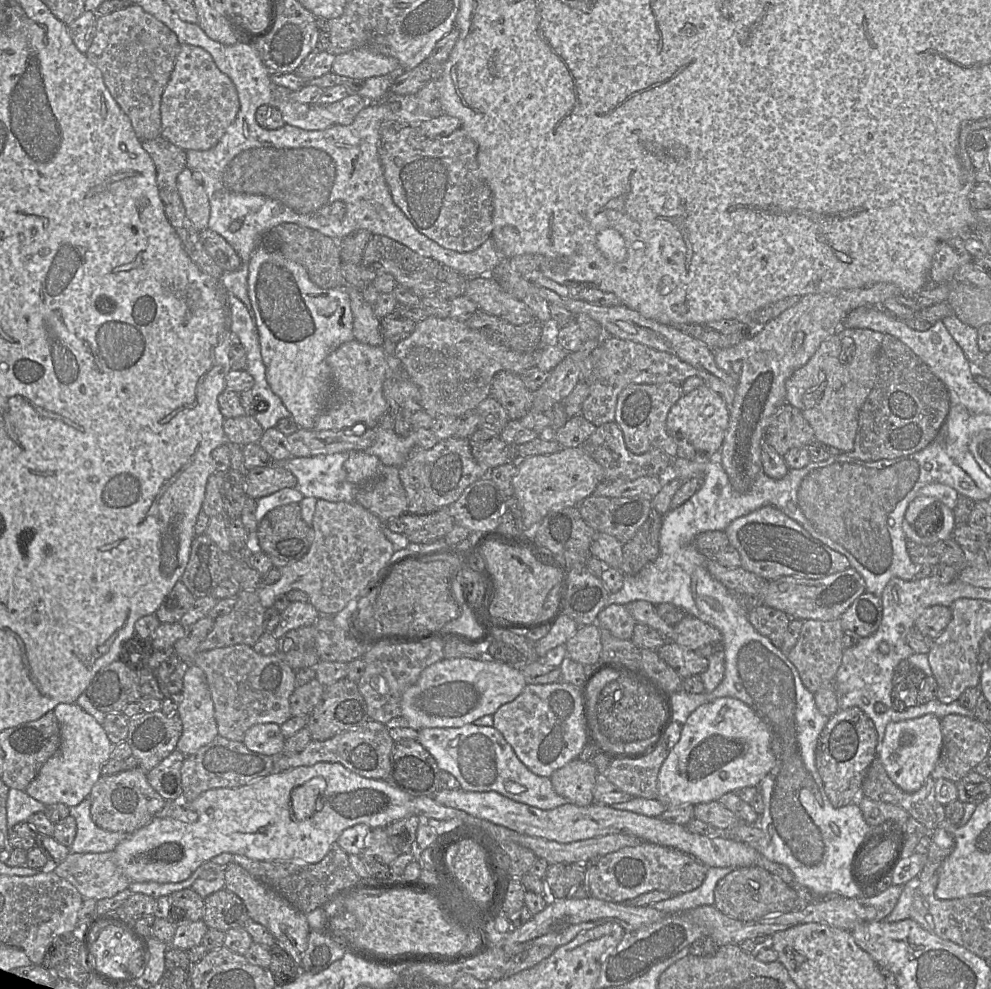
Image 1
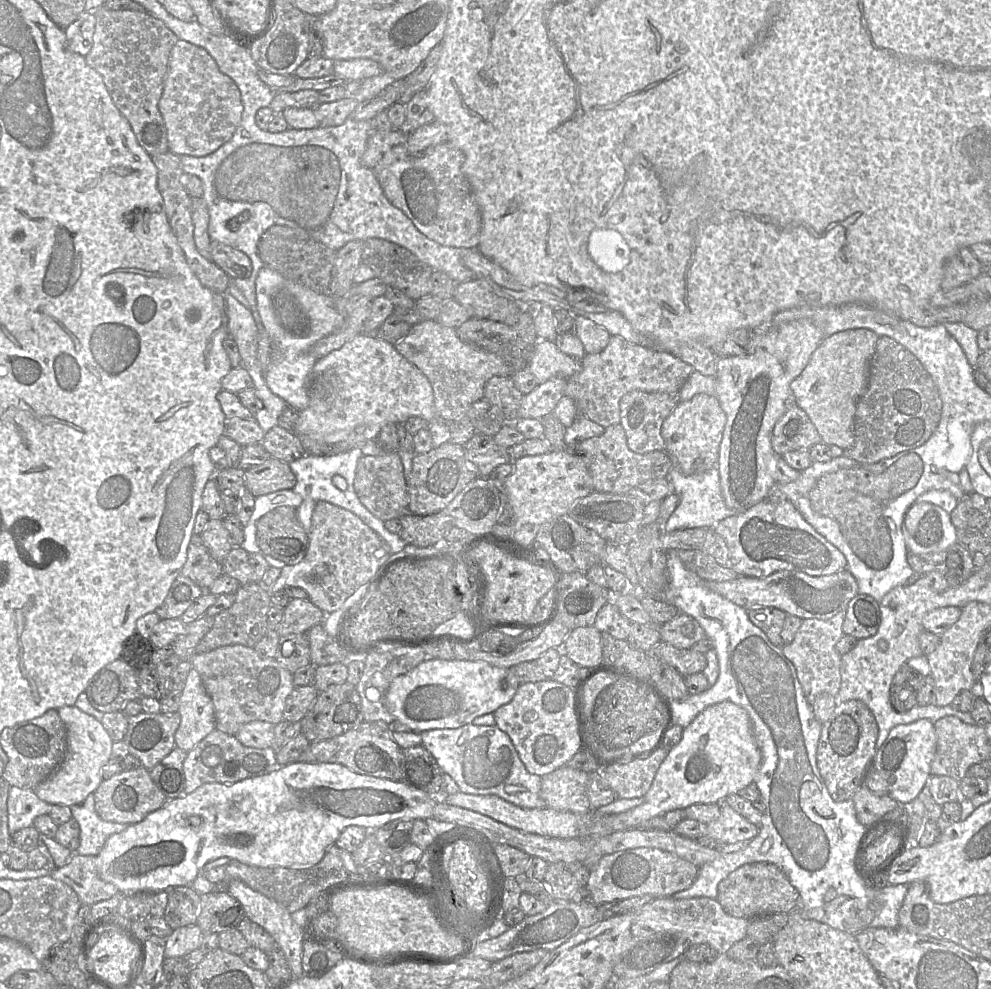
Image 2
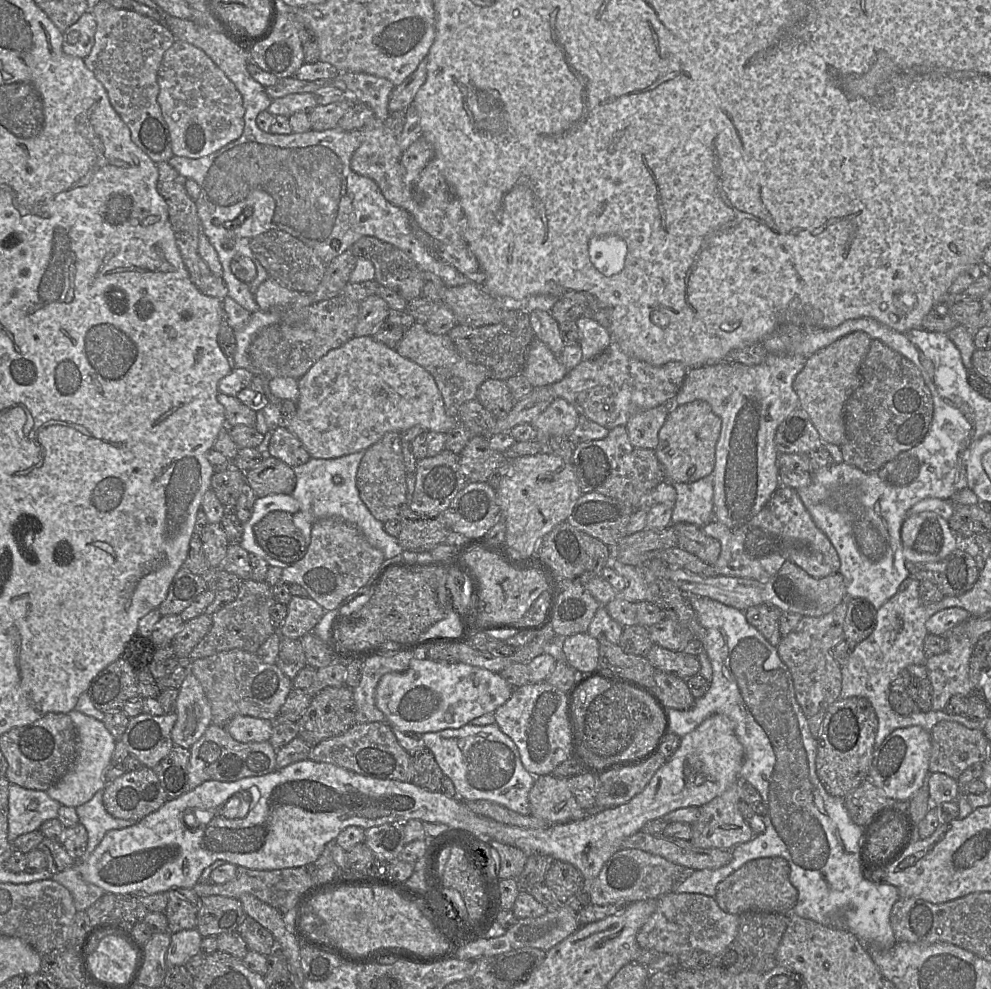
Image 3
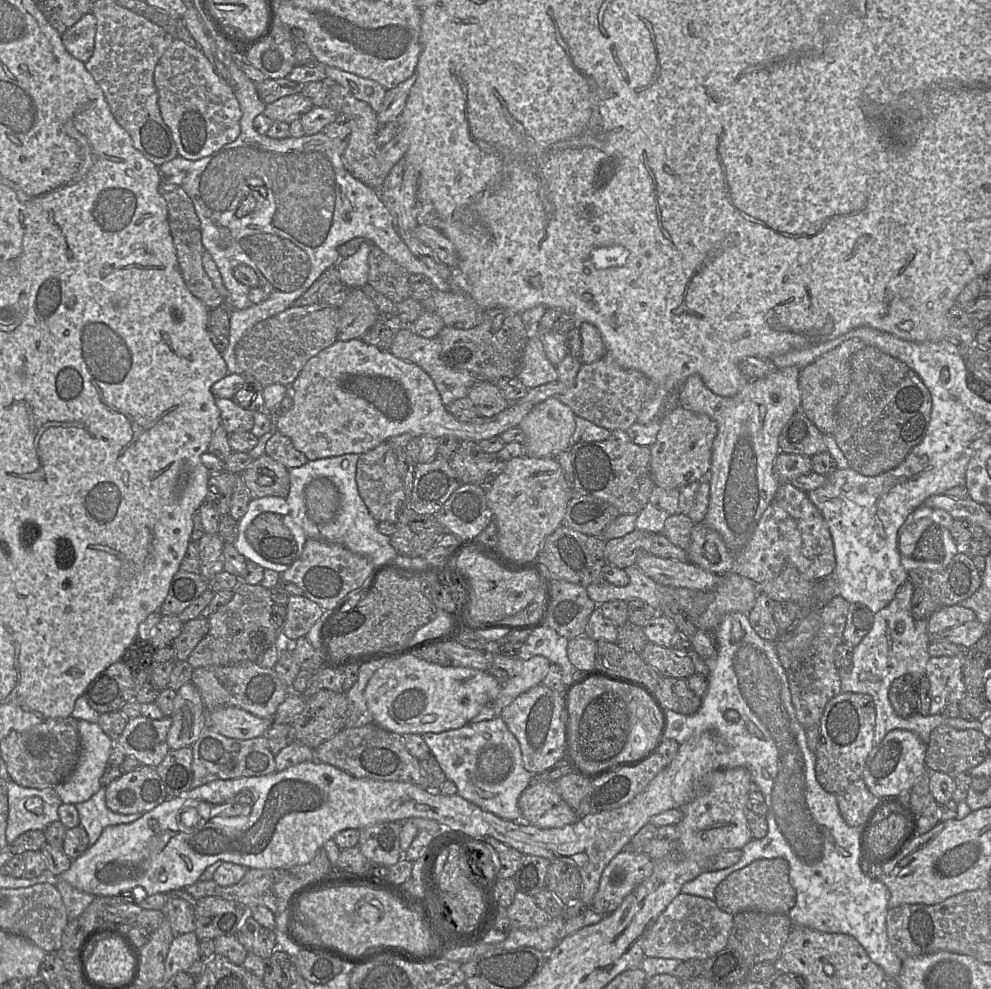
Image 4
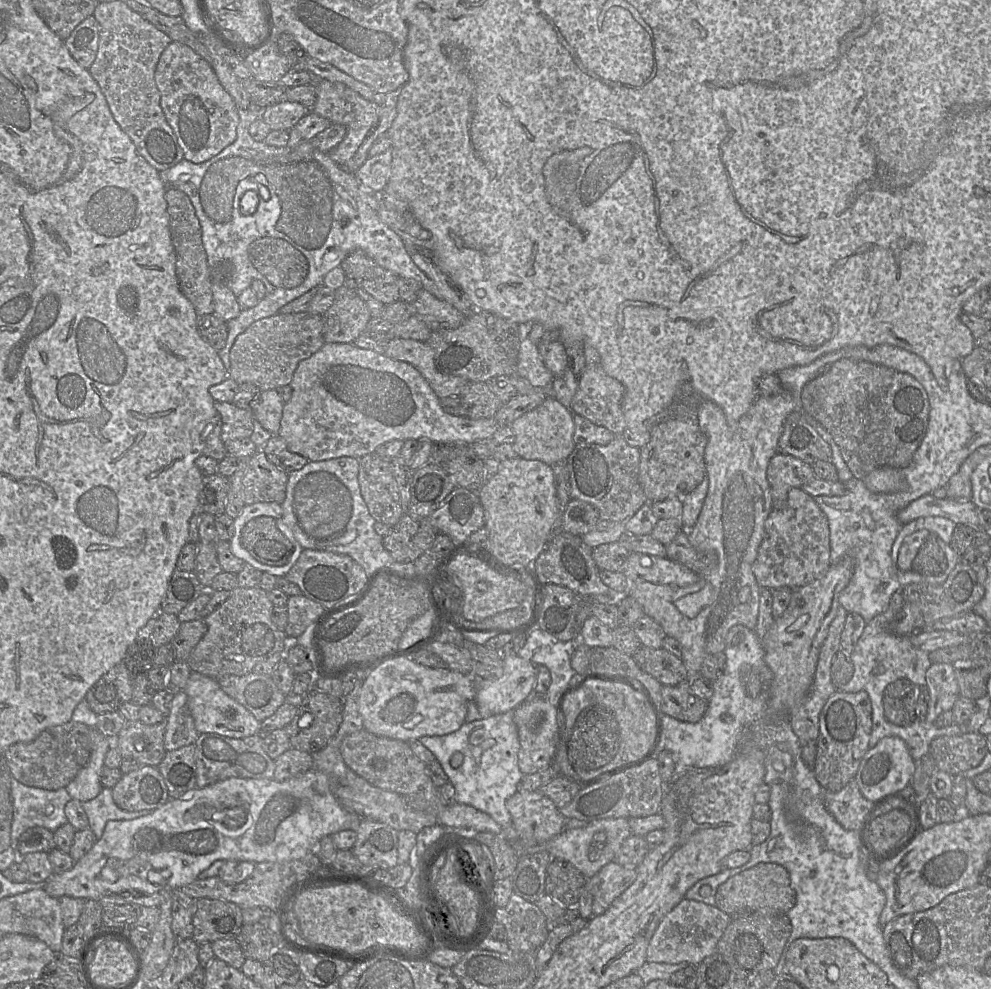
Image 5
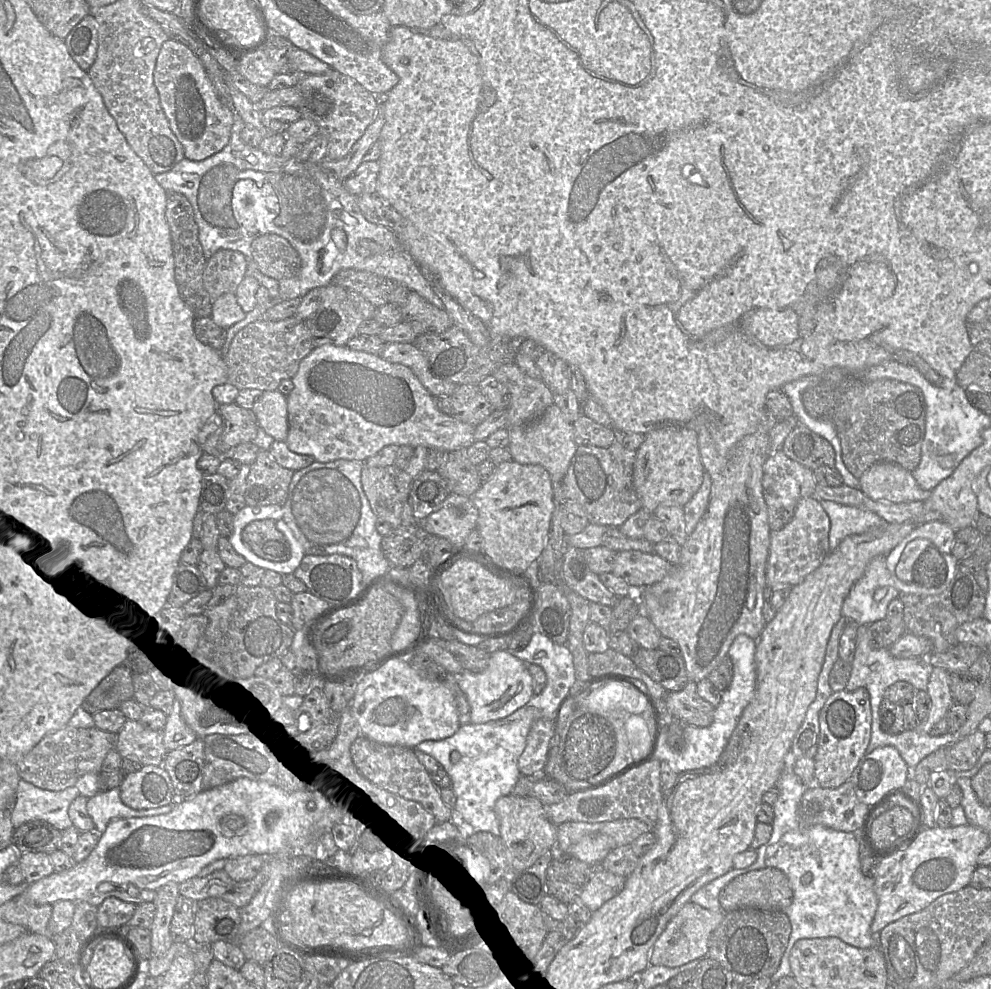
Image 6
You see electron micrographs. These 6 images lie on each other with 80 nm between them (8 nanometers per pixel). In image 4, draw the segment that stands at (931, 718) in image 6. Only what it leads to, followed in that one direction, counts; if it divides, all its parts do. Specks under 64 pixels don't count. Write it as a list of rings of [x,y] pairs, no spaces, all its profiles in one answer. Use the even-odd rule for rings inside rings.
[[[966,650],[954,657],[930,657],[925,676],[931,685],[930,715],[936,715],[949,704],[959,703],[964,698],[966,688],[962,677],[962,667]]]

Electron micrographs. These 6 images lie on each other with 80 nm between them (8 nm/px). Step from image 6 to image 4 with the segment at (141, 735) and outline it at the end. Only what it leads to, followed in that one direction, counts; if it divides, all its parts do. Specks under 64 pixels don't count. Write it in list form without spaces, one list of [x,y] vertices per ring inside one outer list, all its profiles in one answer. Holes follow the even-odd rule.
[[[140,715],[128,720],[121,735],[116,739],[126,756],[132,756],[142,765],[156,768],[165,758],[170,748],[167,734],[172,725],[170,716],[150,719]]]

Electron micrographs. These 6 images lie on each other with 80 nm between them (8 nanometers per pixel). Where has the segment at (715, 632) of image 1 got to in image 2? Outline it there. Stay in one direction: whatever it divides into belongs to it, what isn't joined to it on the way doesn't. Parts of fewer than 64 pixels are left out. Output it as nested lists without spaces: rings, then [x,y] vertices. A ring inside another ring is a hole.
[[[679,613],[670,621],[659,625],[658,631],[661,641],[678,649],[691,649],[695,643],[706,638],[700,624],[685,613]]]

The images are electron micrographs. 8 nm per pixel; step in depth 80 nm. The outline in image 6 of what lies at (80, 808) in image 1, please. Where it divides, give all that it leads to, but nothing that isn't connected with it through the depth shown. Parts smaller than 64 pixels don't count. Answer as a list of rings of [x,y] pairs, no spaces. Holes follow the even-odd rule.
[[[118,787],[105,792],[98,792],[95,796],[88,798],[86,808],[94,822],[95,831],[101,834],[105,831],[108,823],[113,820],[167,814],[181,800],[184,799],[174,799],[171,803],[158,808],[135,810],[121,801],[120,789]]]

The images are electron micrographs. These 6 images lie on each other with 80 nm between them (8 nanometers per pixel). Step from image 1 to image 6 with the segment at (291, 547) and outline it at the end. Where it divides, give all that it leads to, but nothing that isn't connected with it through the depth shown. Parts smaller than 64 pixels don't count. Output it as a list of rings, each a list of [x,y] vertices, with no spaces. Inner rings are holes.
[[[271,519],[256,520],[244,527],[243,544],[261,559],[280,563],[290,558],[290,545]]]

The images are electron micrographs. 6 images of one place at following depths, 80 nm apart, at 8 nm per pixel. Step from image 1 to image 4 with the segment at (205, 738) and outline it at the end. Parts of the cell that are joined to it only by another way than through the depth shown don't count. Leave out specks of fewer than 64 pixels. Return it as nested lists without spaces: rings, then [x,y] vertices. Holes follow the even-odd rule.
[[[192,682],[177,690],[170,717],[172,725],[167,734],[169,748],[176,750],[192,746],[206,727],[206,708]]]

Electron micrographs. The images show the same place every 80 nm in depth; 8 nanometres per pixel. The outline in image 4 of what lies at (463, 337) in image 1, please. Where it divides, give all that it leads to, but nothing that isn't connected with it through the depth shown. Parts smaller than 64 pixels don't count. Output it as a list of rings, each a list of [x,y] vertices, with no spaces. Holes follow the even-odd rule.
[[[402,329],[396,333],[390,349],[393,356],[418,365],[430,376],[446,406],[456,399],[467,397],[470,387],[476,380],[468,372],[461,372],[447,366],[441,358],[441,351],[442,346],[437,337],[423,338],[409,329]]]

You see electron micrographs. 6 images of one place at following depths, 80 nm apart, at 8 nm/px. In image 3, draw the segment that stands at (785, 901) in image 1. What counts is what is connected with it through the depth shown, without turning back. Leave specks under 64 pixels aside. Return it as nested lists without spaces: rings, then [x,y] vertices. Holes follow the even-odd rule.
[[[781,857],[751,860],[718,883],[716,900],[726,913],[740,915],[748,911],[790,914],[796,905],[798,891],[789,880],[790,867]]]

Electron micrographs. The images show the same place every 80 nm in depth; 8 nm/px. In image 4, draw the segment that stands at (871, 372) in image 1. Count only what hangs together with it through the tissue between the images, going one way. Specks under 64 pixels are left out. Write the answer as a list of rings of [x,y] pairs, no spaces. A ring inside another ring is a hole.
[[[849,339],[800,371],[798,377],[801,395],[800,411],[806,415],[822,434],[834,436],[838,425],[837,404],[846,394],[851,379],[850,359],[853,354],[866,346],[860,339]]]

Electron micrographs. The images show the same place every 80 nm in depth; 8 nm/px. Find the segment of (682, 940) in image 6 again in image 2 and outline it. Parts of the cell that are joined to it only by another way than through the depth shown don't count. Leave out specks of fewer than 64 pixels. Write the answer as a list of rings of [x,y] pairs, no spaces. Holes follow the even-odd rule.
[[[660,897],[633,912],[631,934],[636,938],[657,932],[680,933],[691,945],[706,943],[721,954],[726,953],[734,943],[747,937],[748,924],[749,919],[733,917],[726,913],[716,899]]]

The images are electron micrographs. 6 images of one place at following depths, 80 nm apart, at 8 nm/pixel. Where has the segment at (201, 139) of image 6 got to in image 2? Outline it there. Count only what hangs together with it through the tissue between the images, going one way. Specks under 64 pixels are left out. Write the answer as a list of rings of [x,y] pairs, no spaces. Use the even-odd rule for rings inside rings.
[[[178,40],[170,52],[159,110],[166,127],[169,150],[178,155],[201,157],[214,152],[232,138],[241,121],[243,104],[234,81],[219,71],[216,62],[205,49]]]

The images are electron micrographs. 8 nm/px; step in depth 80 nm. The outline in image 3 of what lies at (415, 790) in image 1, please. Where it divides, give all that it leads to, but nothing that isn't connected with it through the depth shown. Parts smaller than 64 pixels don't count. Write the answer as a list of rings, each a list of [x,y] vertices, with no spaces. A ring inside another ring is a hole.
[[[424,747],[408,753],[412,757],[416,770],[416,775],[411,783],[429,791],[440,791],[444,774],[432,752]]]

